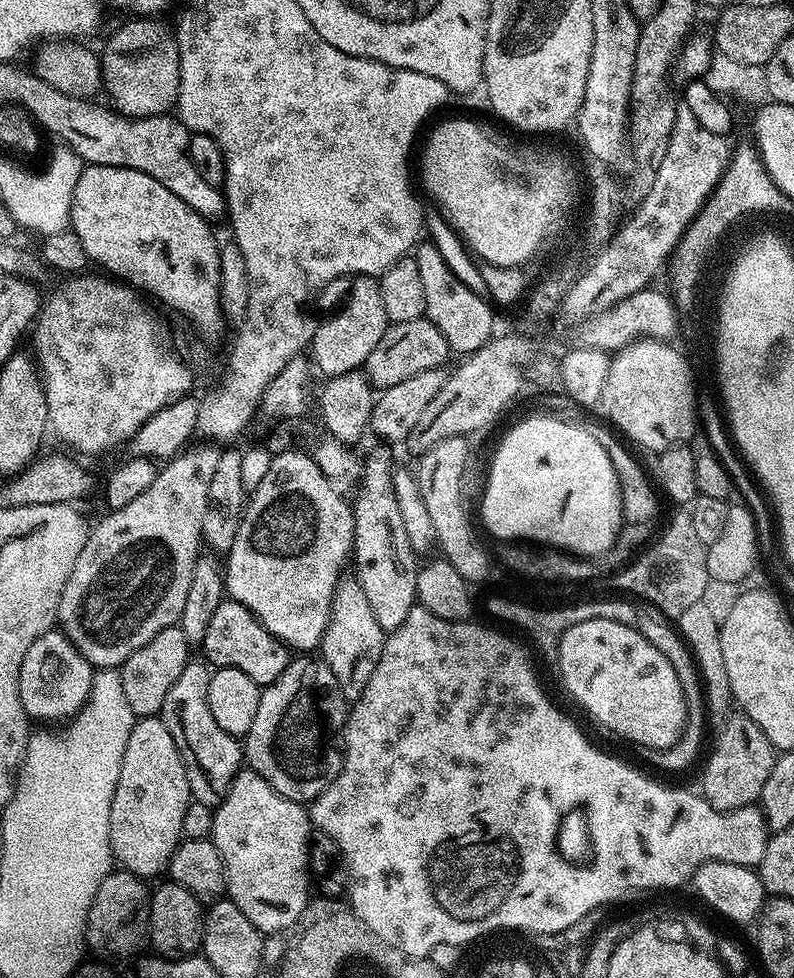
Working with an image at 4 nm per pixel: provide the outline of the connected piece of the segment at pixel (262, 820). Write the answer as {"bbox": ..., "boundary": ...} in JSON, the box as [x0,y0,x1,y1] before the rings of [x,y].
{"bbox":[210,770,310,934],"boundary":[[[241,770],[232,781],[224,801],[215,805],[210,839],[224,863],[227,895],[238,906],[238,910],[246,914],[246,918],[255,928],[259,928],[261,933],[271,934],[290,928],[293,922],[300,919],[302,910],[310,899],[310,816],[303,803],[288,800],[275,792],[257,772]]]}

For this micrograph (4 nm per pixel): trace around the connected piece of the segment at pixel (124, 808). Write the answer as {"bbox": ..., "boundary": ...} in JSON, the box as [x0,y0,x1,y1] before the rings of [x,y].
{"bbox":[110,716,193,878],"boundary":[[[159,716],[137,719],[122,754],[114,802],[110,802],[110,850],[123,871],[141,878],[156,876],[168,867],[182,839],[182,817],[193,803],[190,782],[178,746]]]}

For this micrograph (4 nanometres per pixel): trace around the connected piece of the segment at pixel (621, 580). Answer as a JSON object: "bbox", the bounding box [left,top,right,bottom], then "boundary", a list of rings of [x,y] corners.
{"bbox":[615,515,709,618],"boundary":[[[687,515],[678,517],[649,552],[636,558],[615,573],[616,584],[620,588],[633,588],[638,595],[645,596],[658,611],[668,615],[665,617],[675,618],[690,606],[690,602],[701,599],[704,586],[709,581],[704,565],[704,544],[698,542]]]}

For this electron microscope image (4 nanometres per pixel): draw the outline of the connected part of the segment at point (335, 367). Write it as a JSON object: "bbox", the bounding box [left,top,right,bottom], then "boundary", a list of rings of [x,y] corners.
{"bbox":[306,272,385,380],"boundary":[[[352,272],[343,277],[343,284],[348,293],[341,298],[337,308],[330,309],[325,316],[317,315],[313,319],[312,329],[306,341],[307,355],[315,371],[320,371],[324,380],[349,375],[356,369],[362,354],[370,350],[374,338],[378,338],[385,325],[382,318],[382,298],[378,294],[378,286],[373,277]]]}

